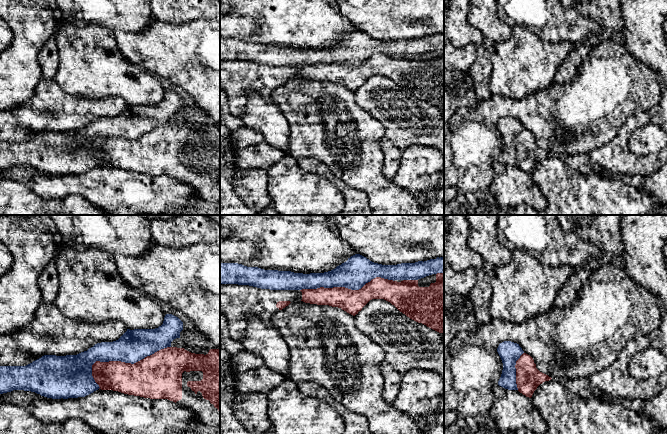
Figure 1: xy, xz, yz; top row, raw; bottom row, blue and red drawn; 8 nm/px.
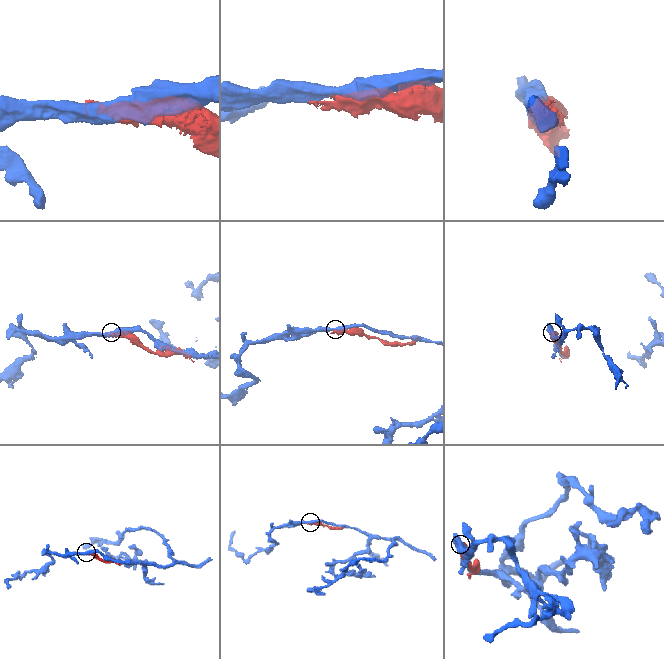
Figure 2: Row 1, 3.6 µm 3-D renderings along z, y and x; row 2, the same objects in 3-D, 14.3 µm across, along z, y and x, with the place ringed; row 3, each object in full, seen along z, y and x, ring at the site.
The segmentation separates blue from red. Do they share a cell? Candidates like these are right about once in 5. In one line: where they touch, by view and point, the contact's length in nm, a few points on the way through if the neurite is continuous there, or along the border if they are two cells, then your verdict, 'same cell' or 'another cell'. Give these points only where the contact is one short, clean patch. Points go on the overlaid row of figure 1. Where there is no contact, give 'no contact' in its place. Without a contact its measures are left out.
meets blue in xy at (126, 362); contact 700 nm long; another cell

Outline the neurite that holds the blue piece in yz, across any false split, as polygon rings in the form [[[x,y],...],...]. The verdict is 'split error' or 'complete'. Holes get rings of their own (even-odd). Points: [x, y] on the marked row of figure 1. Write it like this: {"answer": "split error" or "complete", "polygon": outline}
{"answer": "complete", "polygon": [[[504,341],[499,344],[497,352],[503,363],[503,370],[498,385],[508,390],[518,390],[515,365],[524,351],[519,344]]]}

